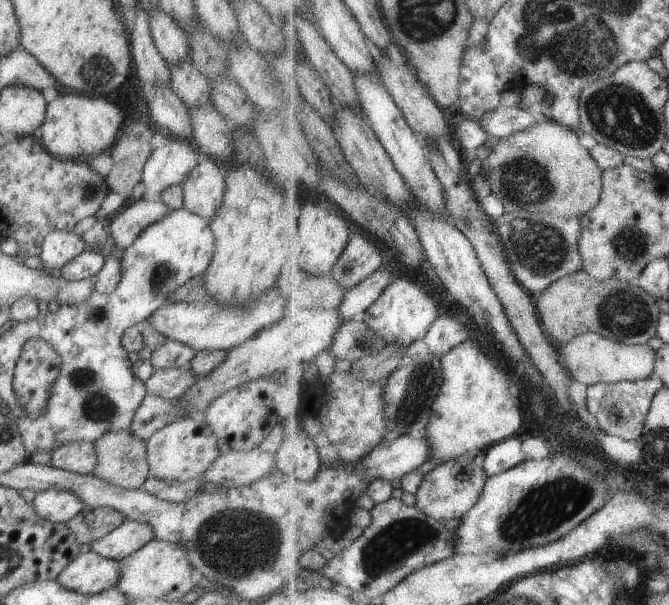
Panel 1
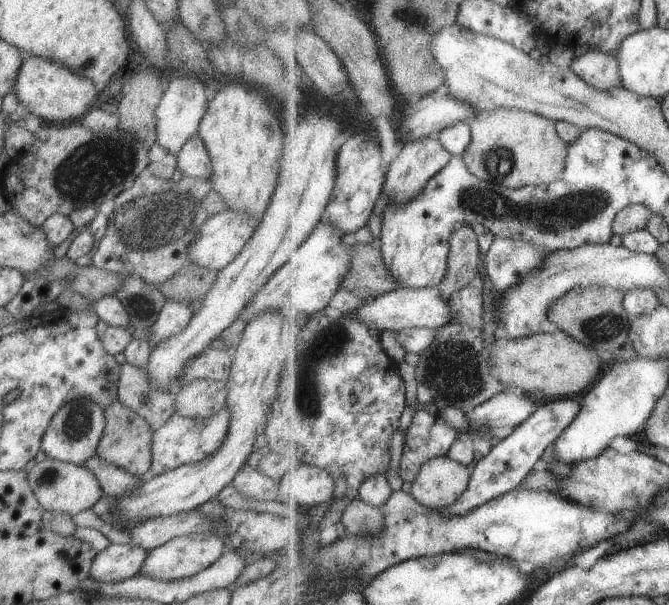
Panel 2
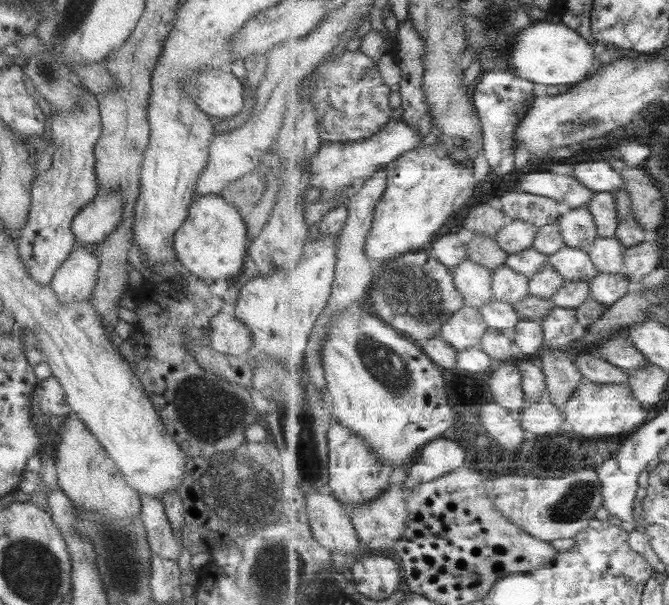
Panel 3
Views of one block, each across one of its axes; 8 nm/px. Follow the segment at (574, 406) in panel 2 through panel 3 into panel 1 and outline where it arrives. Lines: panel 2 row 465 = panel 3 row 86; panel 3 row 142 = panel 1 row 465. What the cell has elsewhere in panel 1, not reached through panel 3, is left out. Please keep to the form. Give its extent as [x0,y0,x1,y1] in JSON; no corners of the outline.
[483,435,524,477]

